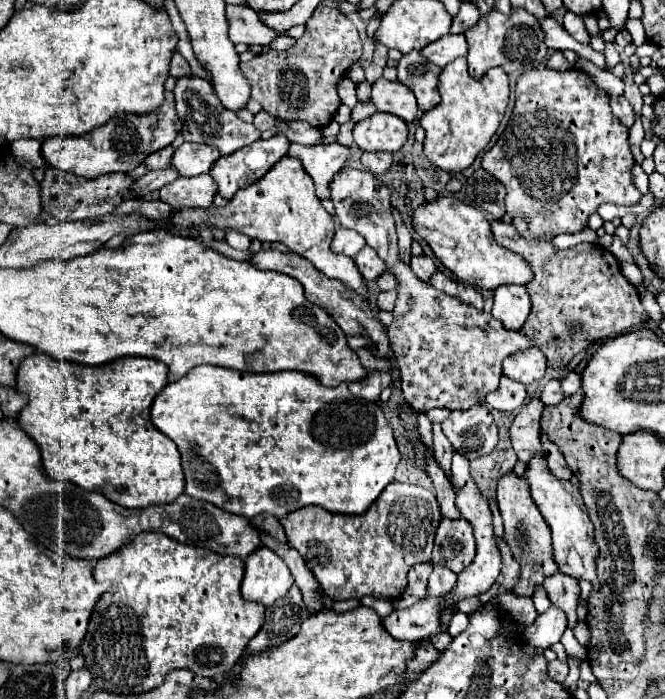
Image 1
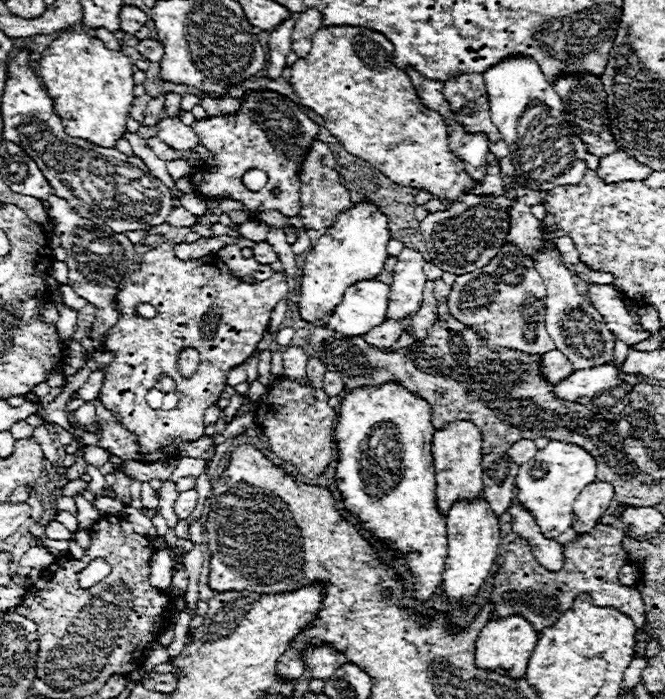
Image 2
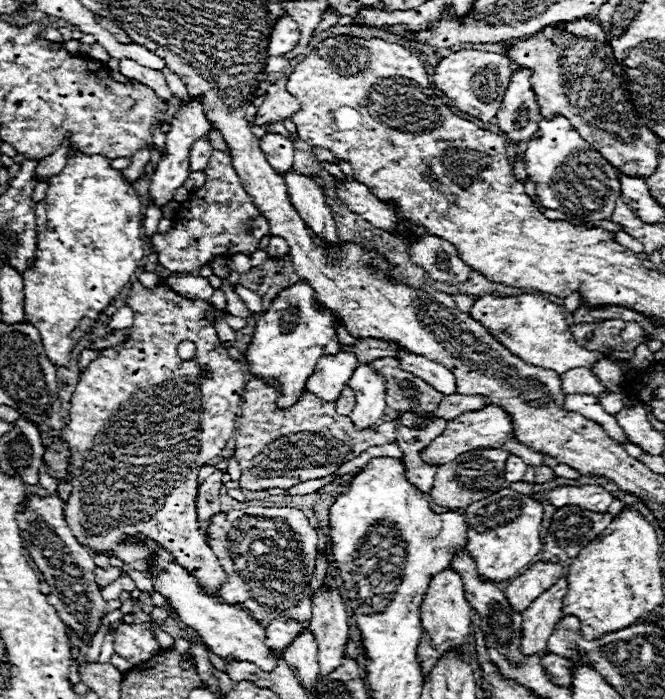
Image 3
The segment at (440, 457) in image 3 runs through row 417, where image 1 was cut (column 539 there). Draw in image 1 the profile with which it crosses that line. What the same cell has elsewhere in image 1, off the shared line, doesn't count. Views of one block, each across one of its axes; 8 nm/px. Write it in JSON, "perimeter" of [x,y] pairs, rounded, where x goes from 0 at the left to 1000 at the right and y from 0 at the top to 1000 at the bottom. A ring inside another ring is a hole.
{"perimeter":[[[803,652],[803,658],[794,664],[794,692],[800,712],[806,724],[812,727],[818,744],[824,747],[830,758],[830,778],[833,778],[833,801],[845,821],[854,821],[860,827],[878,827],[890,838],[899,838],[896,824],[896,798],[899,798],[899,778],[893,773],[893,753],[884,741],[884,730],[875,718],[872,701],[860,695],[851,687],[839,687],[827,672],[821,670],[821,658],[812,652]]]}

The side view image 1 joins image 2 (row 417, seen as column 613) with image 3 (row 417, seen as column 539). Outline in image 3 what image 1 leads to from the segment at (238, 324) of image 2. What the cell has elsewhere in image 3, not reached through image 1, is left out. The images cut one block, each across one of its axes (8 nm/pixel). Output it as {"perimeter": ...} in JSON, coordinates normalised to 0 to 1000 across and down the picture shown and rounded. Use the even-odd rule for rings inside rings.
{"perimeter":[[[205,401],[195,409],[189,435],[202,443],[195,484],[183,495],[159,498],[147,515],[135,518],[120,535],[120,544],[108,561],[102,595],[105,607],[93,624],[108,638],[105,644],[111,652],[105,672],[117,684],[108,687],[108,707],[96,724],[96,735],[120,778],[144,790],[168,787],[180,801],[211,818],[217,818],[223,810],[223,784],[208,778],[186,781],[177,778],[177,773],[217,761],[241,775],[244,784],[259,790],[259,795],[289,824],[295,824],[316,850],[325,850],[325,841],[340,830],[340,818],[310,778],[307,761],[298,750],[298,675],[316,655],[337,644],[340,632],[352,621],[373,524],[343,509],[322,472],[325,443],[313,432],[283,429],[265,421],[250,409],[247,401],[229,415],[220,415]],[[274,486],[289,486],[295,492],[295,518],[319,532],[316,541],[304,544],[298,524],[292,518],[277,518],[265,506],[265,495]]]}

